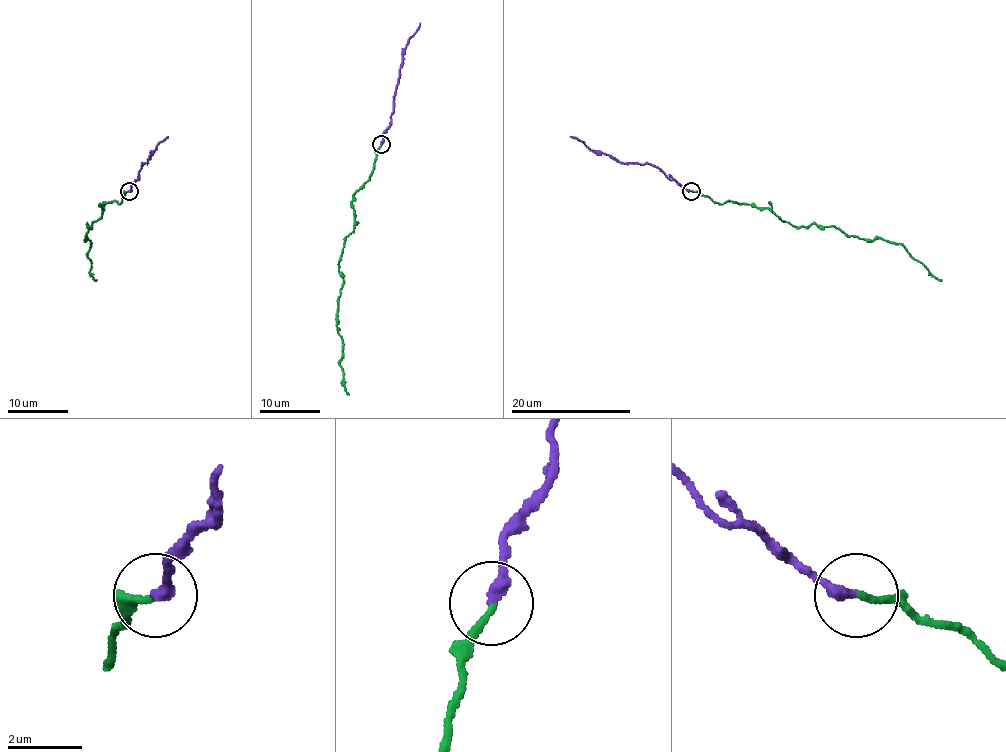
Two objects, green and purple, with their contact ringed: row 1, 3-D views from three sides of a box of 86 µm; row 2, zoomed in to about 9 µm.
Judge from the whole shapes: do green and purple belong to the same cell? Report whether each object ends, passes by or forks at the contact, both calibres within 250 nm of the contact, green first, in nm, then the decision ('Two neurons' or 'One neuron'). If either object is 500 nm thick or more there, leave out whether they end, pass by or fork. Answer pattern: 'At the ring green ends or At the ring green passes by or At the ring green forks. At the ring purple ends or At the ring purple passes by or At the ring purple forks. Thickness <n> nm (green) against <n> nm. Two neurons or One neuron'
At the ring green ends. At the ring purple ends. Thickness 170 nm (green) against 320 nm. One neuron

